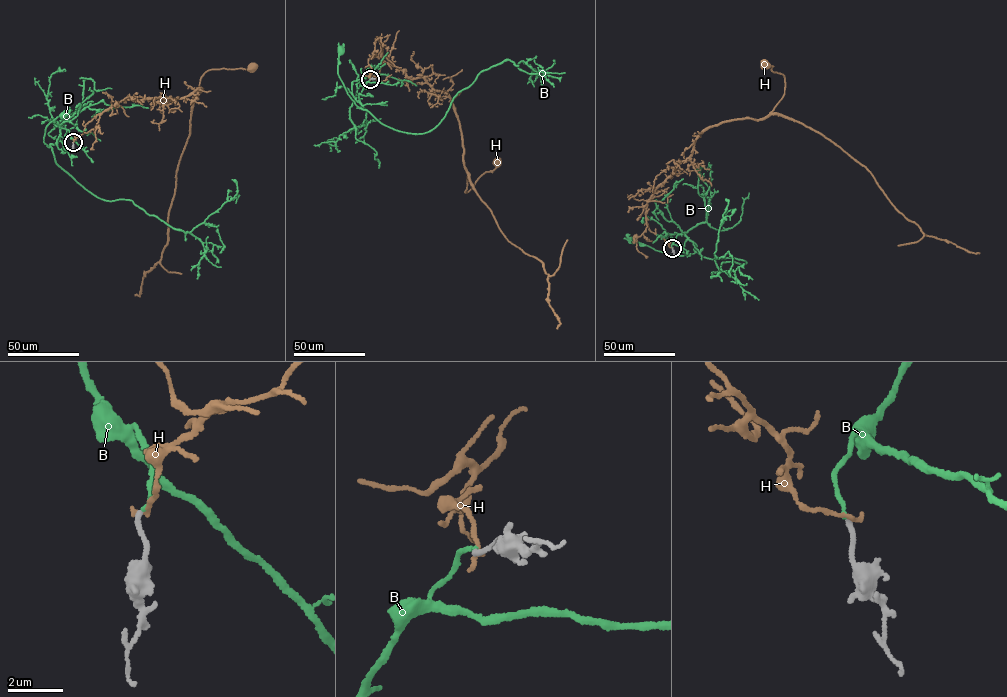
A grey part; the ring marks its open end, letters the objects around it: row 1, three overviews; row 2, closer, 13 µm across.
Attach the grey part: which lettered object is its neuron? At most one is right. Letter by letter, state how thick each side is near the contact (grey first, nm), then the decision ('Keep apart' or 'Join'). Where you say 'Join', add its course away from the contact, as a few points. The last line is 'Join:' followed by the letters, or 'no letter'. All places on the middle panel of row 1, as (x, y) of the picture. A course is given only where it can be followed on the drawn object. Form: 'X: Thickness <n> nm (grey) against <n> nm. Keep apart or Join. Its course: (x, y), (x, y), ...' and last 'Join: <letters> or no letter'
B: Thickness 170 nm (grey) against 140 nm. Join. Its course: (370, 79), (356, 98), (362, 108), (358, 107), (338, 74), (339, 50)
H: Thickness 180 nm (grey) against 160 nm. Keep apart
Join: B

